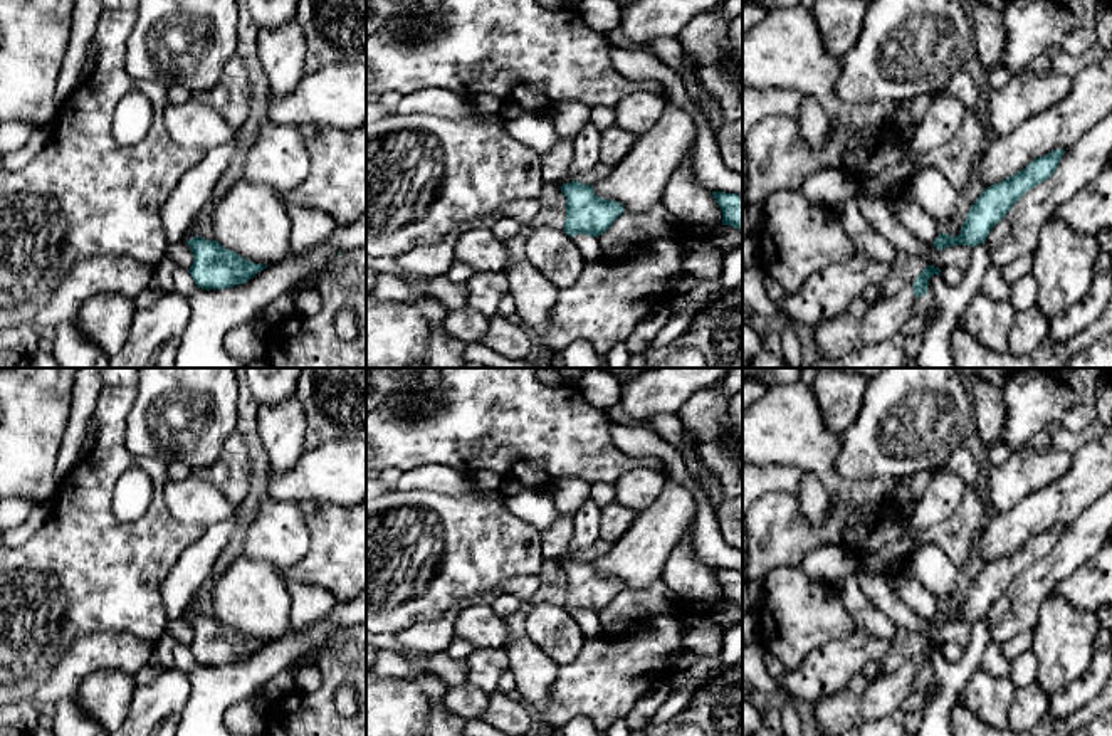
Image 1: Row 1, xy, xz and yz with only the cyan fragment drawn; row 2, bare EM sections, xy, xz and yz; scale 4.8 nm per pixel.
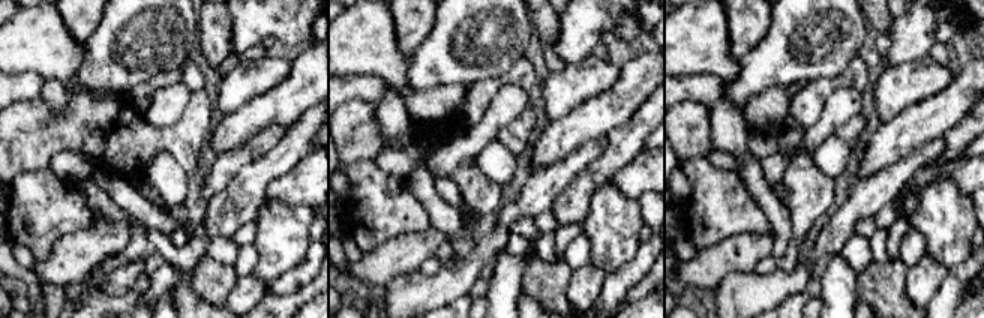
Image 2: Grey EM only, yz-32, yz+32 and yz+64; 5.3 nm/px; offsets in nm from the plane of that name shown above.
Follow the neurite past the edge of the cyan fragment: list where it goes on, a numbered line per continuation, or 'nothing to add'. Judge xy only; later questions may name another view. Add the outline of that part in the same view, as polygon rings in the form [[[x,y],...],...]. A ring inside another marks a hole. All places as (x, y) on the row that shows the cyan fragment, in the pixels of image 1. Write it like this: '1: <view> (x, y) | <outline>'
nothing to add

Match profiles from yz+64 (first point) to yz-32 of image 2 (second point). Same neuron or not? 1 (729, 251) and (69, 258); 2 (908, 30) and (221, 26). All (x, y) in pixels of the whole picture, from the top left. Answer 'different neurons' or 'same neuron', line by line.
1: same neuron
2: different neurons

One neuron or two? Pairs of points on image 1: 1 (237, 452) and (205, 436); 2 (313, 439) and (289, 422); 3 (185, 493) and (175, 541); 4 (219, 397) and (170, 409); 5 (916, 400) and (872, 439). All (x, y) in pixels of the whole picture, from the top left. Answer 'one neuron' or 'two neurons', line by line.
1: two neurons
2: two neurons
3: two neurons
4: one neuron
5: one neuron

